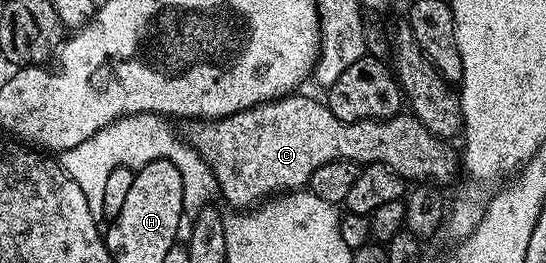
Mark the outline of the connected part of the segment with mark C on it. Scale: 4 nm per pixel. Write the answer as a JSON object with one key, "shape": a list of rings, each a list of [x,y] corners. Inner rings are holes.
{"shape":[[[282,97],[251,107],[248,111],[237,111],[222,118],[220,122],[198,122],[201,124],[193,131],[192,146],[196,147],[202,159],[209,164],[216,186],[225,194],[225,199],[231,206],[249,209],[274,193],[304,188],[315,169],[334,161],[352,161],[357,165],[384,165],[406,180],[417,179],[413,181],[441,181],[437,179],[443,178],[445,171],[453,167],[452,153],[437,140],[438,136],[434,132],[427,130],[412,114],[397,113],[380,121],[345,123],[335,117],[324,102],[293,98],[297,97]]]}

